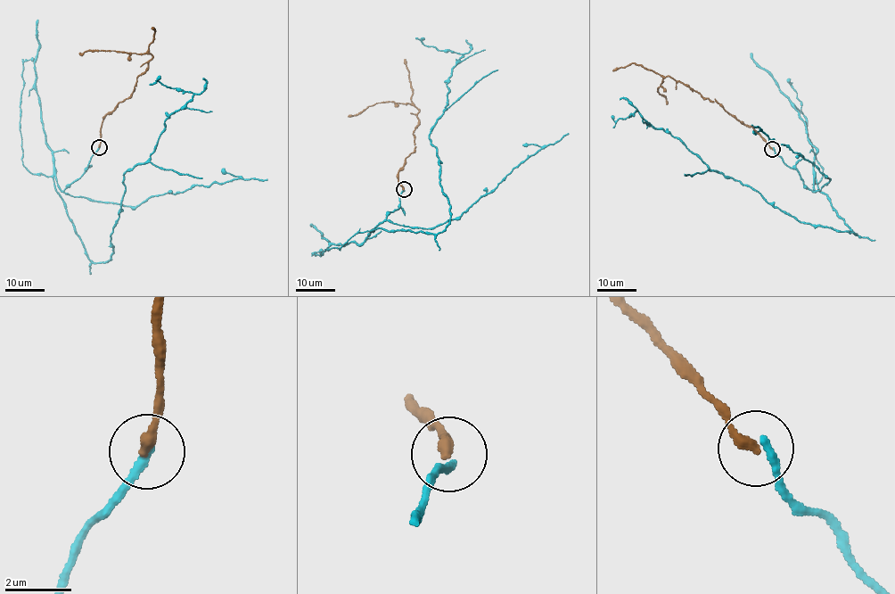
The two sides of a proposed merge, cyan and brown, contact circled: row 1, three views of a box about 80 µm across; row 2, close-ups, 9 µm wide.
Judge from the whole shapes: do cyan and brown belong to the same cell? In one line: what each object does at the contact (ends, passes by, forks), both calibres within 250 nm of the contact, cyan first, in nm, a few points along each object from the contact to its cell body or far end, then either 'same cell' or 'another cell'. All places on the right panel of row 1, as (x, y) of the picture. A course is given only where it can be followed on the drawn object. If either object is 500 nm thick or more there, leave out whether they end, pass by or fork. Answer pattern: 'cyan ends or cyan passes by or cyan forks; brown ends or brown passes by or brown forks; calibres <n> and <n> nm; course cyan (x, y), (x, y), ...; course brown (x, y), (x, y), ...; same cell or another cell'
cyan ends; brown ends; calibres 260 and 320 nm; course cyan (773, 148), (810, 190), (816, 180), (855, 234), (798, 221), (709, 169), (638, 111), (612, 127); course brown (772, 149), (752, 127), (742, 124), (717, 103), (669, 77), (663, 78), (656, 90), (667, 103); same cell

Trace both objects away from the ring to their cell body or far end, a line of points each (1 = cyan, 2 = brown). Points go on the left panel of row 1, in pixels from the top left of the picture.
1: (100, 146), (64, 190), (53, 177), (97, 263), (111, 258), (124, 175), (192, 98), (149, 85)
2: (99, 147), (102, 119), (133, 93), (151, 56), (103, 50), (79, 54)

